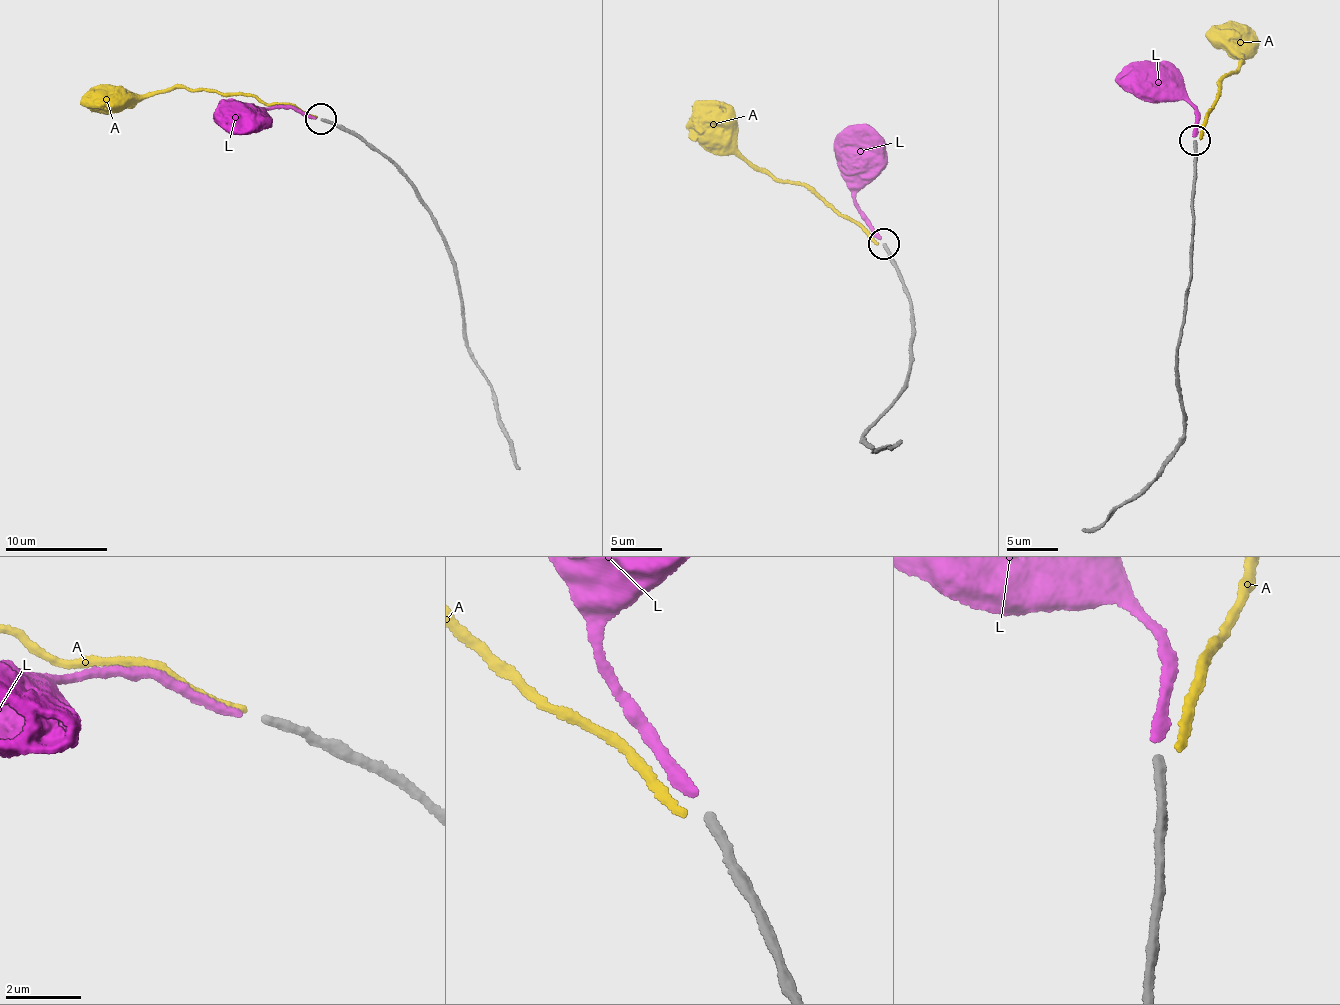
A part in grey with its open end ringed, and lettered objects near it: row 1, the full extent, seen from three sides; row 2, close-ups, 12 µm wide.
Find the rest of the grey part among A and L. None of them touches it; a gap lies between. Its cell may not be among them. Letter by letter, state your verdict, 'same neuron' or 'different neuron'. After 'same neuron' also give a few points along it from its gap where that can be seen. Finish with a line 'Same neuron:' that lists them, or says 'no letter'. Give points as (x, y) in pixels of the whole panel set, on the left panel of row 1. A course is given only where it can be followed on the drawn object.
A: different neuron
L: same neuron; it runs (316, 117), (290, 107), (267, 108), (249, 127), (244, 122)
Same neuron: L

